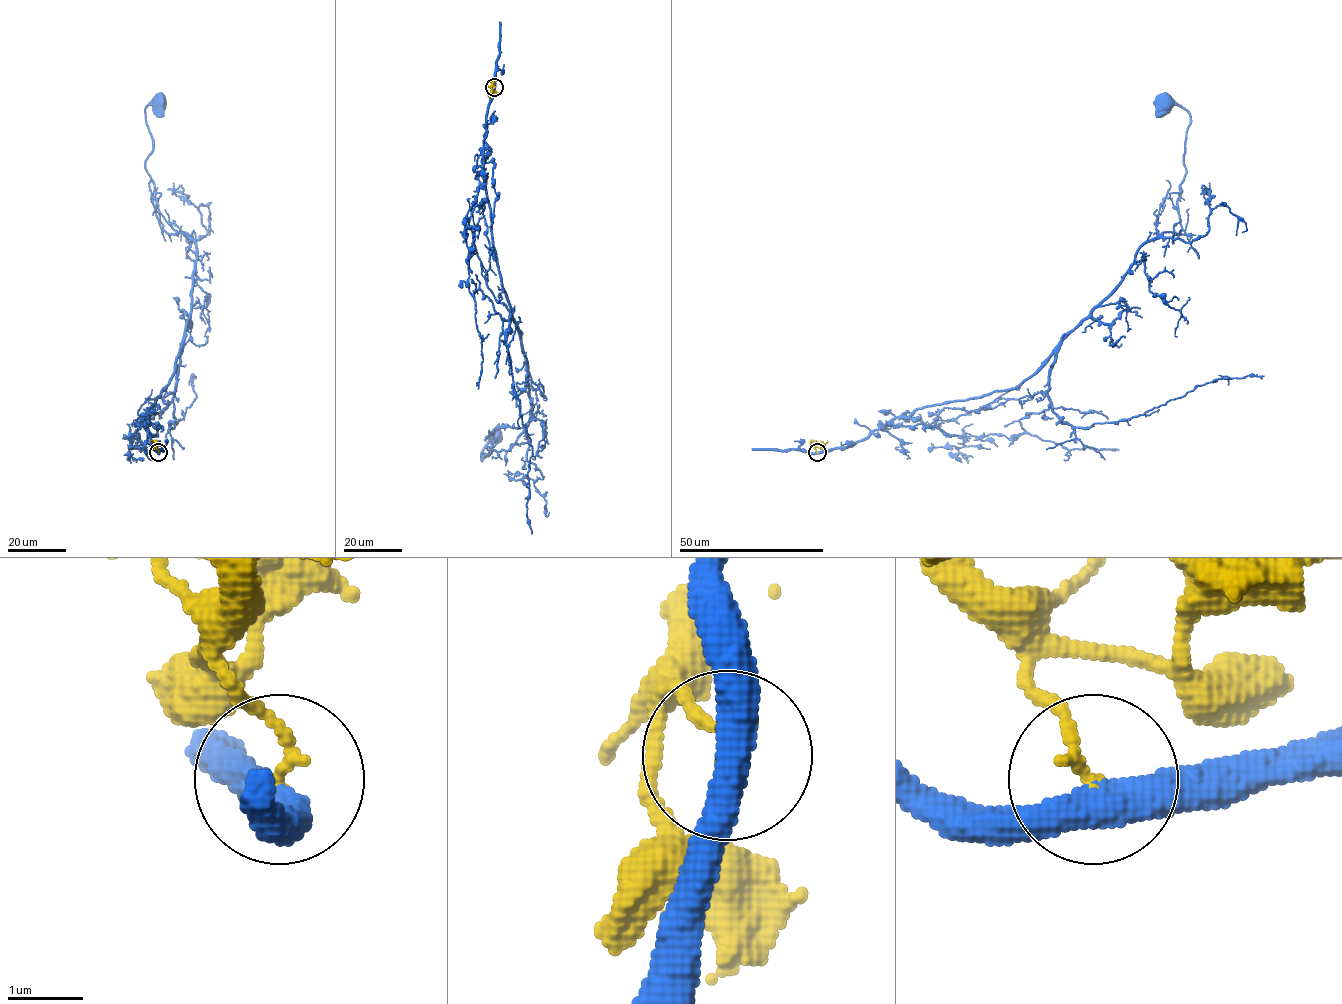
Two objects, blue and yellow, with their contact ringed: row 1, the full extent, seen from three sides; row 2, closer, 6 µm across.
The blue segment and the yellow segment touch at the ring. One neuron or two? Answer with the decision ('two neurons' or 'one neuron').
one neuron

